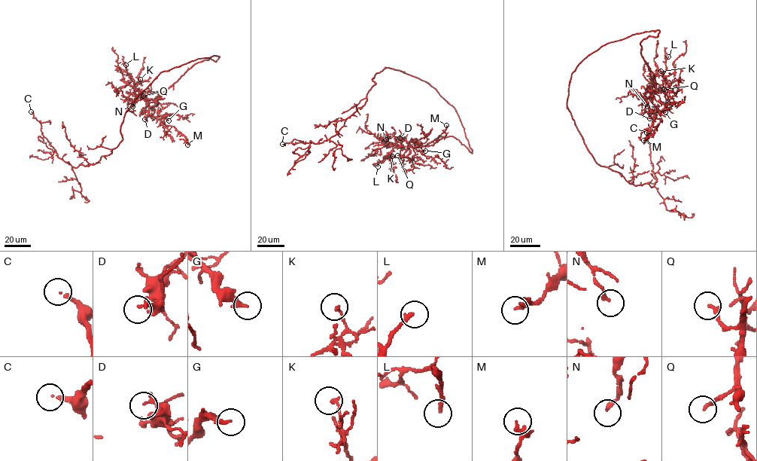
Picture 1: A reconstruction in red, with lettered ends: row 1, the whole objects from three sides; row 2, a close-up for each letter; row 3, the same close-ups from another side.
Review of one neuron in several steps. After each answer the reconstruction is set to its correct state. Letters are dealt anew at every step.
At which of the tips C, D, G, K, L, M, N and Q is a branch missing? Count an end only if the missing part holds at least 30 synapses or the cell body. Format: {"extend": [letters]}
{"extend": ["C", "D", "G", "Q"]}

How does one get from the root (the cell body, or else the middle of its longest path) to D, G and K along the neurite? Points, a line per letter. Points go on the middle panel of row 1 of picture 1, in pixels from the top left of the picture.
D: (426, 82), (455, 109), (472, 153), (452, 136), (440, 135), (418, 147), (408, 146), (399, 138)
G: (426, 82), (455, 109), (472, 153), (452, 136), (418, 147), (402, 138), (425, 151)
K: (426, 82), (455, 109), (472, 153), (452, 136), (440, 135), (421, 146), (394, 148), (387, 157), (392, 156)

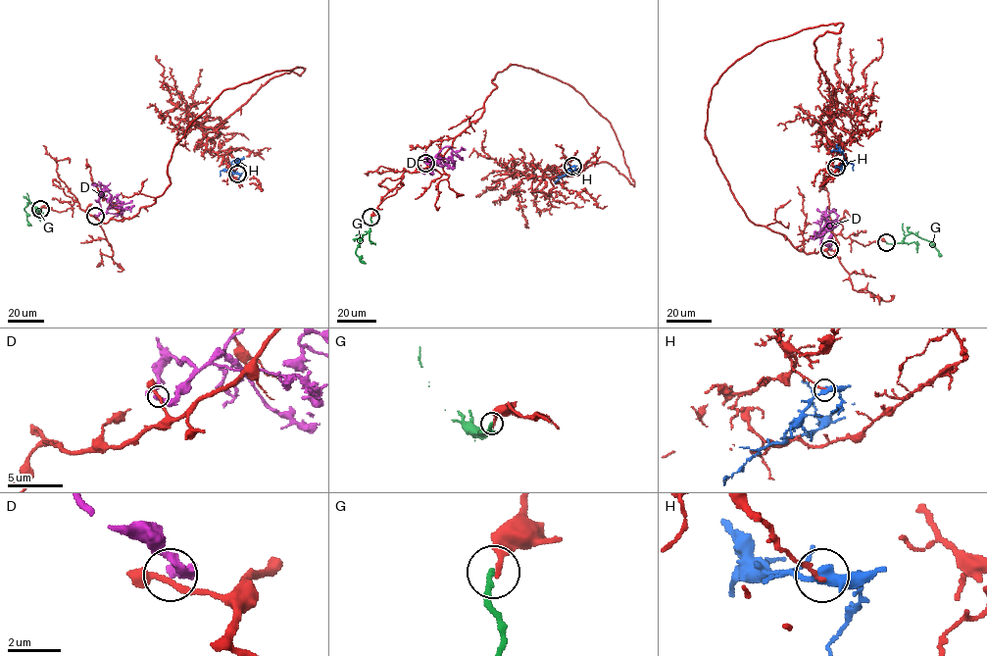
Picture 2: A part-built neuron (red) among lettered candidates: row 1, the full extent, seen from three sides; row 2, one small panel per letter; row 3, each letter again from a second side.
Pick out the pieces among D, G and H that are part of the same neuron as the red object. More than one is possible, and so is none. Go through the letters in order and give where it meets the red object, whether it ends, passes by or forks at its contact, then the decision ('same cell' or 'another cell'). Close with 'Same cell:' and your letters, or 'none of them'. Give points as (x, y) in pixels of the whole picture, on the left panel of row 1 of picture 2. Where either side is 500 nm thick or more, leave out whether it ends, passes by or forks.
D: meets red at (95, 216); it ends there; another cell
G: meets red at (40, 209); it ends there; another cell
H: meets red at (237, 174); it passes by; another cell
Same cell: none of them

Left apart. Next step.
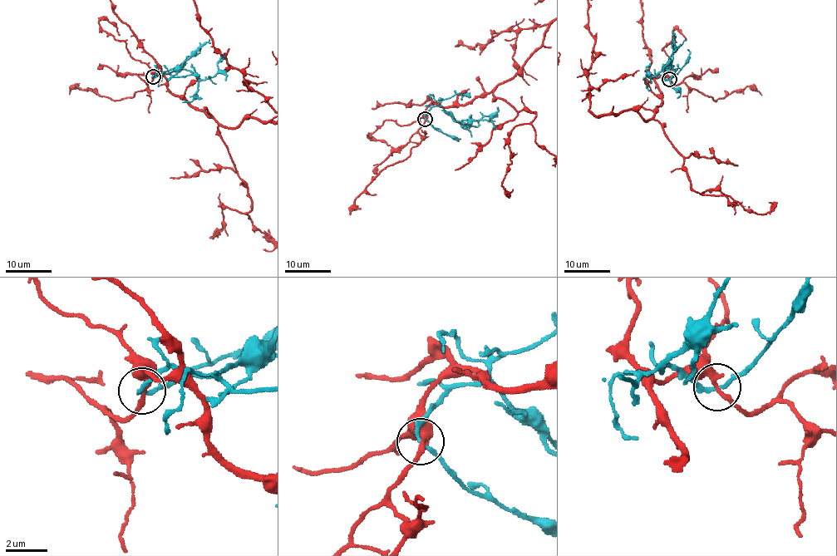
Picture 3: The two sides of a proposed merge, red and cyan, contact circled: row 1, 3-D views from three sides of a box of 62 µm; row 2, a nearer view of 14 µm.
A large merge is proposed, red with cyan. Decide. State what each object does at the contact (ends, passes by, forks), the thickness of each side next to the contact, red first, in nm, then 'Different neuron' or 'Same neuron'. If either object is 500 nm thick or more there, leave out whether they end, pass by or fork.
At the ring red passes by. At the ring cyan passes by. Thickness 280 nm (red) against 170 nm. Different neuron

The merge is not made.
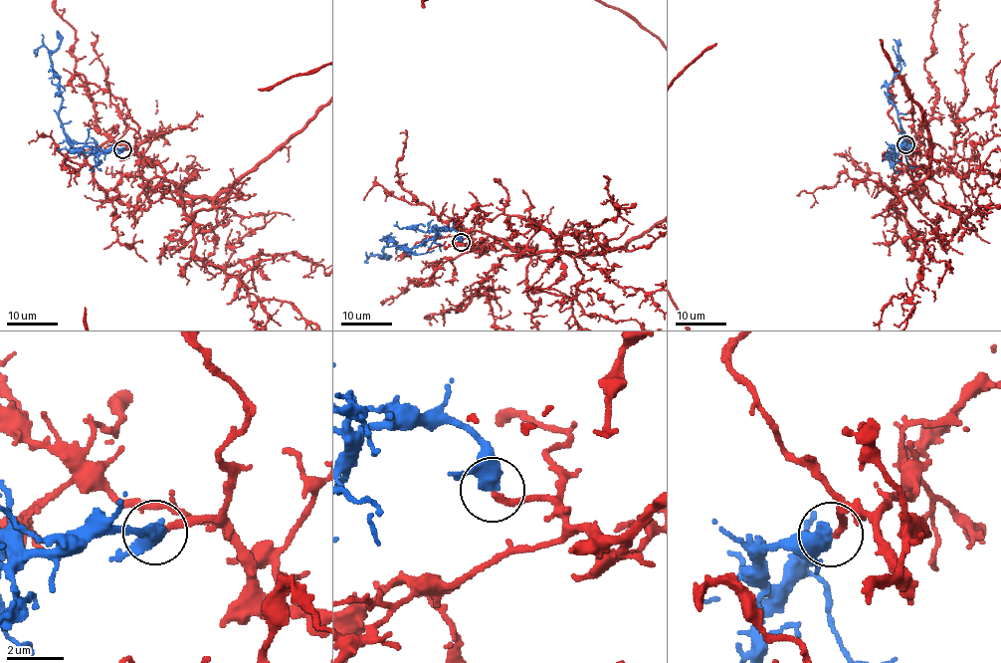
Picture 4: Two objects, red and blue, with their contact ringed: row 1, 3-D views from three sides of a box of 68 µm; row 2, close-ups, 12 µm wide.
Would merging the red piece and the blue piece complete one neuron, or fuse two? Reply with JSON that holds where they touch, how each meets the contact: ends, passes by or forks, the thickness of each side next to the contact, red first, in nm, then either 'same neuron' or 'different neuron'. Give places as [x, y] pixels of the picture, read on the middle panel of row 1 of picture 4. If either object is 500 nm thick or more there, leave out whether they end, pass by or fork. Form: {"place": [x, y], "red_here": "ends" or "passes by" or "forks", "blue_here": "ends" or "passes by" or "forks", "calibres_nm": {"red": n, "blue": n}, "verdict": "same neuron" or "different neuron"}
{"place": [461, 242], "red_here": "ends", "blue_here": "passes by", "calibres_nm": {"red": 240, "blue": 400}, "verdict": "same neuron"}

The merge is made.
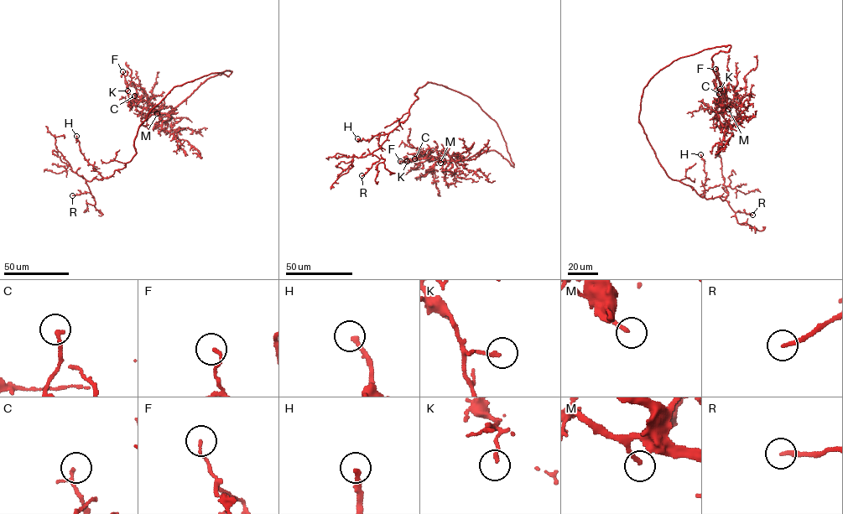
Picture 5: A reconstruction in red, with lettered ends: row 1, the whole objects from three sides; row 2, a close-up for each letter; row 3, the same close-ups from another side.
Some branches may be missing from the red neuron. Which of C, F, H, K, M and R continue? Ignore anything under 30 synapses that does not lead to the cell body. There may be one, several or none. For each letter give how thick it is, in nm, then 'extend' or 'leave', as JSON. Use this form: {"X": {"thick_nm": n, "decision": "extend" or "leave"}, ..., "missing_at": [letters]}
{"C": {"thick_nm": 170, "decision": "leave"}, "F": {"thick_nm": 130, "decision": "leave"}, "H": {"thick_nm": 240, "decision": "extend"}, "K": {"thick_nm": 150, "decision": "leave"}, "M": {"thick_nm": 200, "decision": "extend"}, "R": {"thick_nm": 200, "decision": "extend"}, "missing_at": ["H", "M", "R"]}

